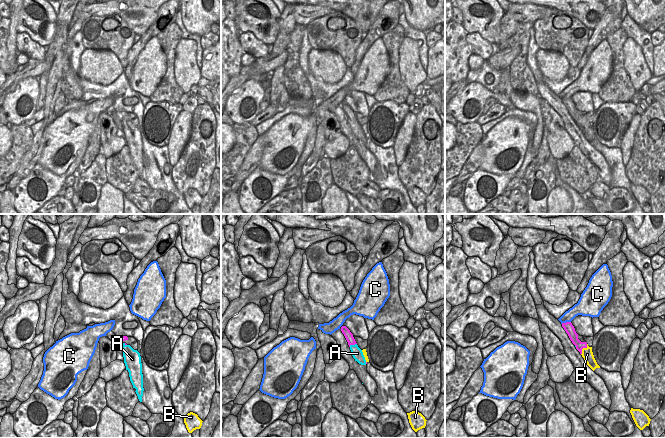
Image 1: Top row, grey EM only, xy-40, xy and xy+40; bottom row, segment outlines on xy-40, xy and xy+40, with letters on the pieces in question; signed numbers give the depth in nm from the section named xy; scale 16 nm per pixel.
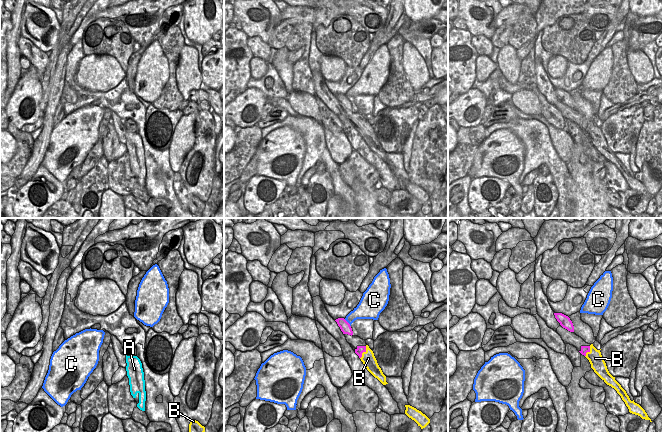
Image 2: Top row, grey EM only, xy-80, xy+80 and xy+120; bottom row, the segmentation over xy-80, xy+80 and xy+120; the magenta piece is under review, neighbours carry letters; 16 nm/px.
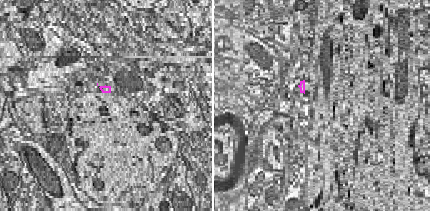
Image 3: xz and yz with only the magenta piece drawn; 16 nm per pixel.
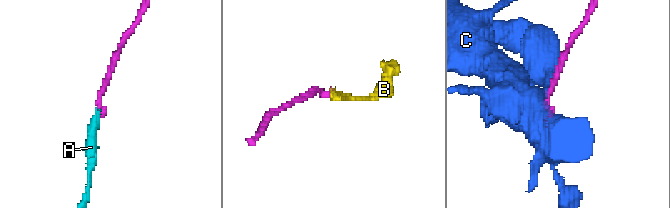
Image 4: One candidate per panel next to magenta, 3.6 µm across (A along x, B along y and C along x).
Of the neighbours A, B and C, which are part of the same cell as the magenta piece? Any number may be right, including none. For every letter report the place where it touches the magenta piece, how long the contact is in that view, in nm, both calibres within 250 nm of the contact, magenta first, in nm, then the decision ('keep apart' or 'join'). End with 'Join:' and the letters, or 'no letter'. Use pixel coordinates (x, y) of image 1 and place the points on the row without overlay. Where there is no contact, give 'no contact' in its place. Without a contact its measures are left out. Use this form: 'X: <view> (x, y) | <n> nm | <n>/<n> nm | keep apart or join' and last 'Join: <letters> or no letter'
A: xy (352, 120) | 140 nm | 130/170 nm | join
B: xy+40 (582, 124) | 200 nm | 140/180 nm | keep apart
C: xy+40 (566, 98) | 160 nm | 160/180 nm | keep apart
Join: A

